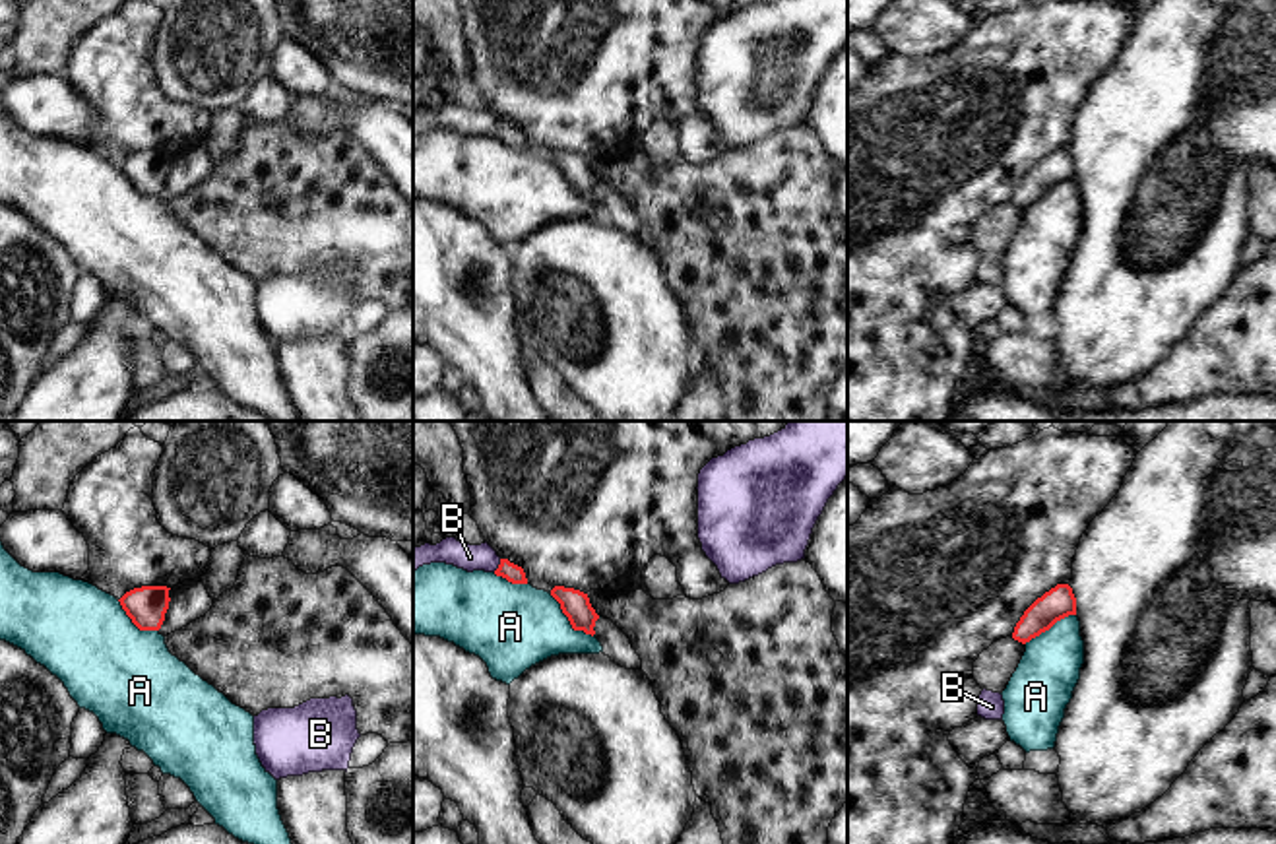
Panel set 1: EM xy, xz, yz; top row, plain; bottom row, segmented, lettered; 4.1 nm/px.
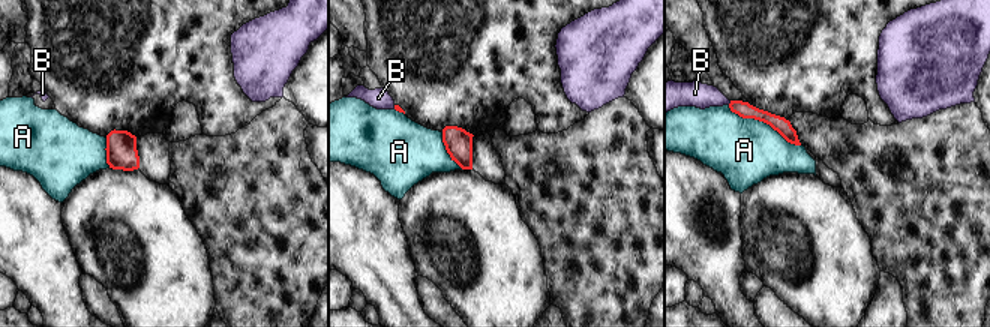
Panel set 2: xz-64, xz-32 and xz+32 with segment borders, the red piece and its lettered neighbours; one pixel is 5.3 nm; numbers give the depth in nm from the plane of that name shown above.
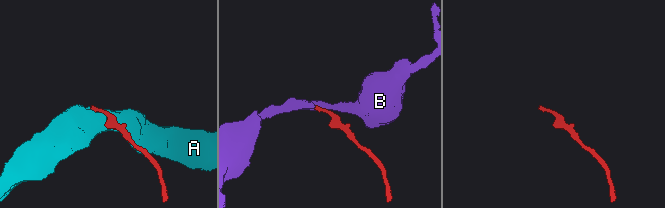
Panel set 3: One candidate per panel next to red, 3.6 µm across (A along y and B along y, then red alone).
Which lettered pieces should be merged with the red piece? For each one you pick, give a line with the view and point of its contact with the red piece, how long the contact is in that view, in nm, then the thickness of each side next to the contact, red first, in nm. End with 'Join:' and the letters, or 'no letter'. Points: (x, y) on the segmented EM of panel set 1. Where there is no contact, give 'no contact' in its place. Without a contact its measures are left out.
B: meets red in xz at (499, 565); contact 70 nm long; 80 nm thick on the red side, 110 nm on the other
Join: B

